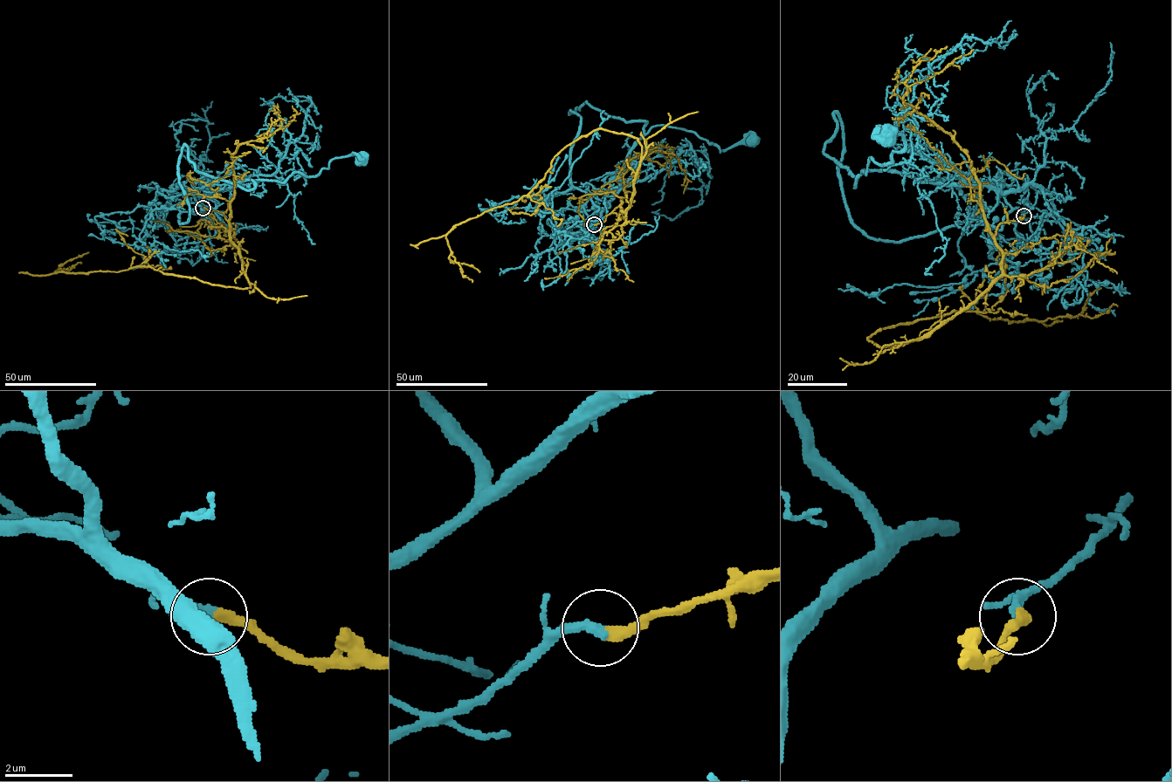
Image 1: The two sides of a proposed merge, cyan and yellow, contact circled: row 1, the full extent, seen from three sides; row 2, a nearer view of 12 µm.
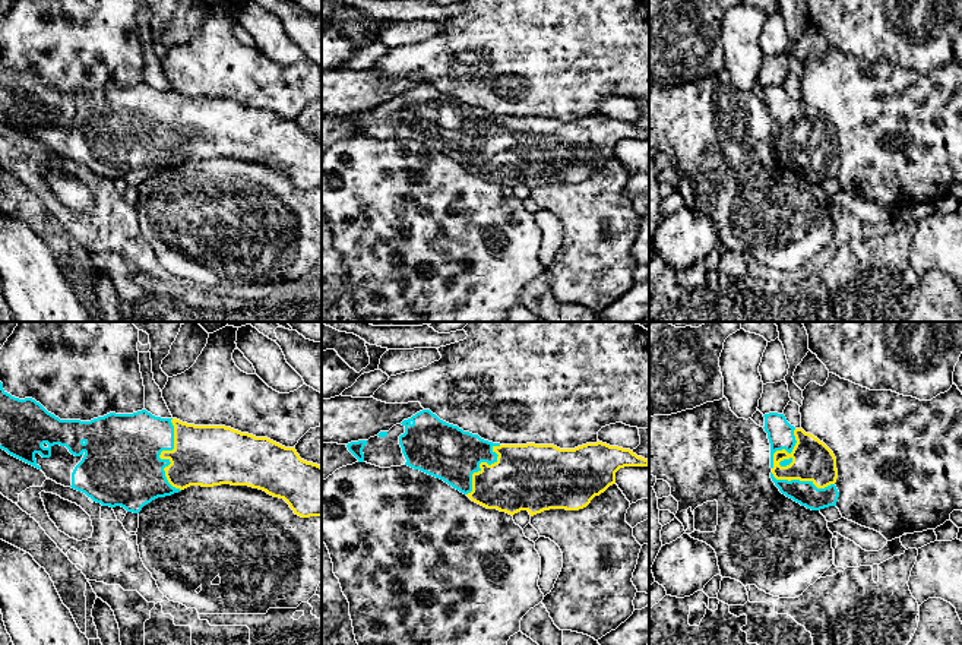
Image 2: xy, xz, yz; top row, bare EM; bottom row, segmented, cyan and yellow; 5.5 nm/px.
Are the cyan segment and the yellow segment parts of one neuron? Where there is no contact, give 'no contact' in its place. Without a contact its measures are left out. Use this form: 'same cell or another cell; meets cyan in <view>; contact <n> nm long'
another cell; meets cyan in xy; contact 400 nm long

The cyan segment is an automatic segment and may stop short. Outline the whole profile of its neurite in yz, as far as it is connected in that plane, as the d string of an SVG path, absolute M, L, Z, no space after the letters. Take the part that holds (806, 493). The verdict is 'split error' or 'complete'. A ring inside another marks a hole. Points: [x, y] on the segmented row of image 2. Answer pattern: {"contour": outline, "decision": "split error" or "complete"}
{"contour": "M770 472L770 478L782 494L811 510L820 510L836 506L839 491L835 484L817 489L813 481L800 480L776 480Z", "decision": "complete"}

